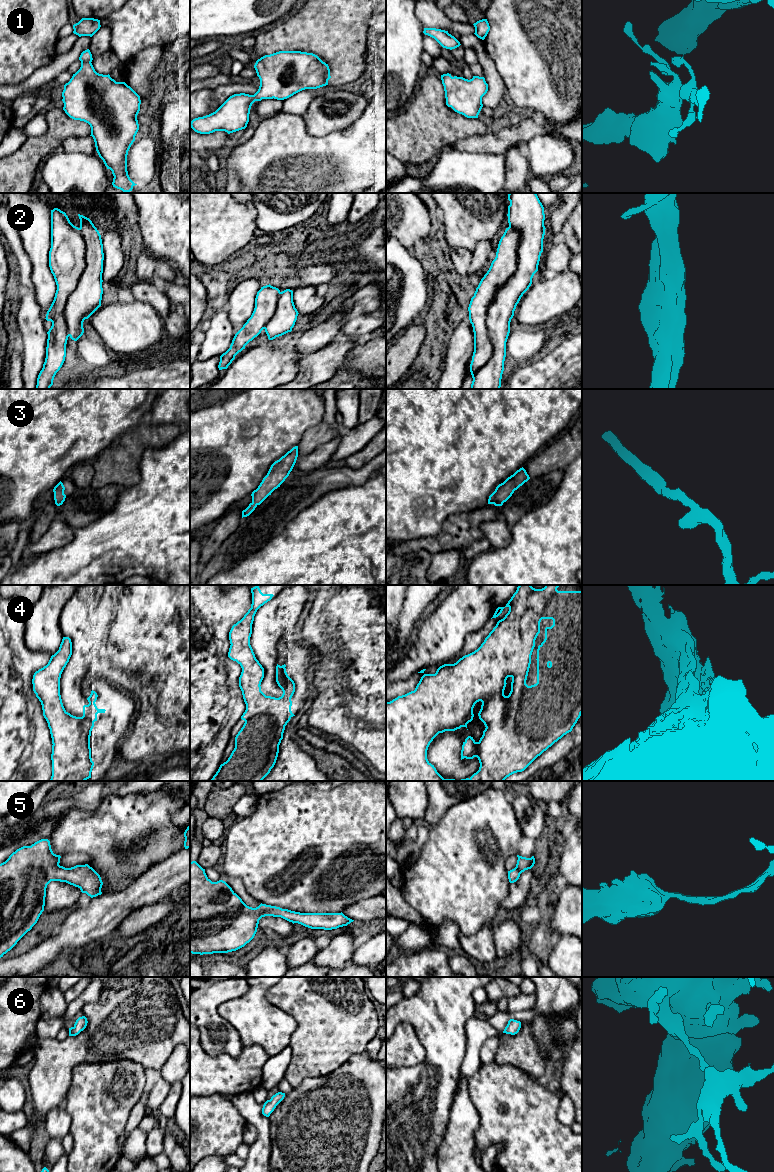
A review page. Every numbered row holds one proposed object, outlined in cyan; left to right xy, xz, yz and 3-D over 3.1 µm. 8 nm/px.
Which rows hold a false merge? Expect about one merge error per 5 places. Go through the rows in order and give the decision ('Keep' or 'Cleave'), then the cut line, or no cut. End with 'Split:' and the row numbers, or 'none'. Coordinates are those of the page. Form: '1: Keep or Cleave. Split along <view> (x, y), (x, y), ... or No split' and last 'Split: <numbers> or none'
1: Keep. No split
2: Cleave. Split along yz (510, 226), (517, 267), (488, 306), (493, 353), (472, 377)
3: Keep. No split
4: Keep. No split
5: Keep. No split
6: Keep. No split
Split: 2

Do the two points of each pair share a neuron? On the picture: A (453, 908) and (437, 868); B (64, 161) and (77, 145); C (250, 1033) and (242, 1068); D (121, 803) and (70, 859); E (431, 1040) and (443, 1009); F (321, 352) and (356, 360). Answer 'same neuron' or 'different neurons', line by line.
A: same neuron
B: different neurons
C: different neurons
D: different neurons
E: same neuron
F: different neurons

